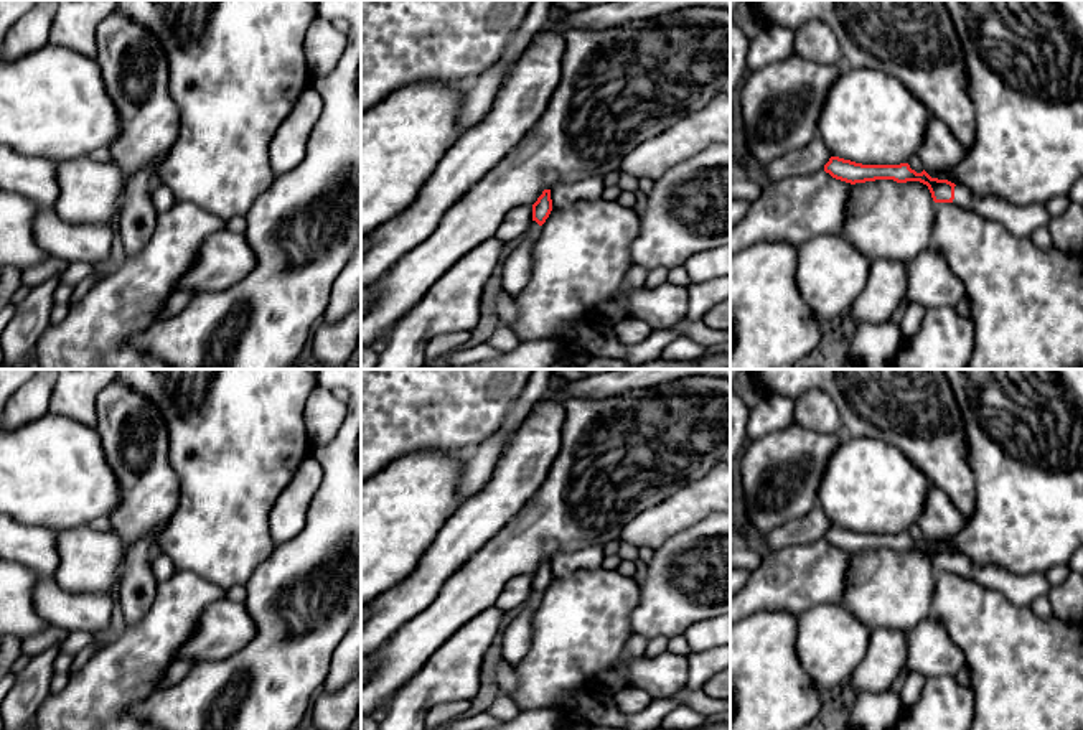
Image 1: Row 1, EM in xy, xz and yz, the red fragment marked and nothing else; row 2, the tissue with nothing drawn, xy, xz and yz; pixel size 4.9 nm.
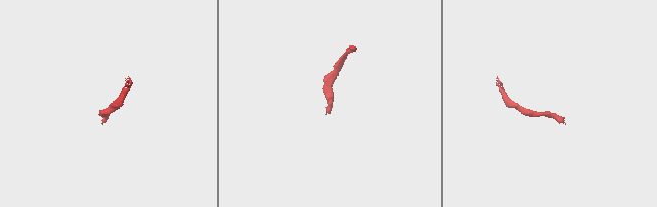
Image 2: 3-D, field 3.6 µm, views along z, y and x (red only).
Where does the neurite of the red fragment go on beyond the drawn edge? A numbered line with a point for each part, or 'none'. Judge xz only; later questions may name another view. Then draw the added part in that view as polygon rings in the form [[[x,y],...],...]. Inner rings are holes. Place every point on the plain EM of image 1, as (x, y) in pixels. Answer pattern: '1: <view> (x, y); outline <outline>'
1: xz (516, 640); outline [[[531,590],[523,610],[506,626],[503,636],[503,657],[516,666],[527,653],[532,638],[532,613],[541,603],[541,595]]]

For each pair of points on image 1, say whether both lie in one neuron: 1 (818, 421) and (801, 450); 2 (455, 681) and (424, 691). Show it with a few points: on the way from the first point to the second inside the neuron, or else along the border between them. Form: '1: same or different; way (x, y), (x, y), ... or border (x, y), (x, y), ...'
1: same; way (818, 427), (816, 435), (808, 444)
2: same; way (447, 681), (432, 684)

